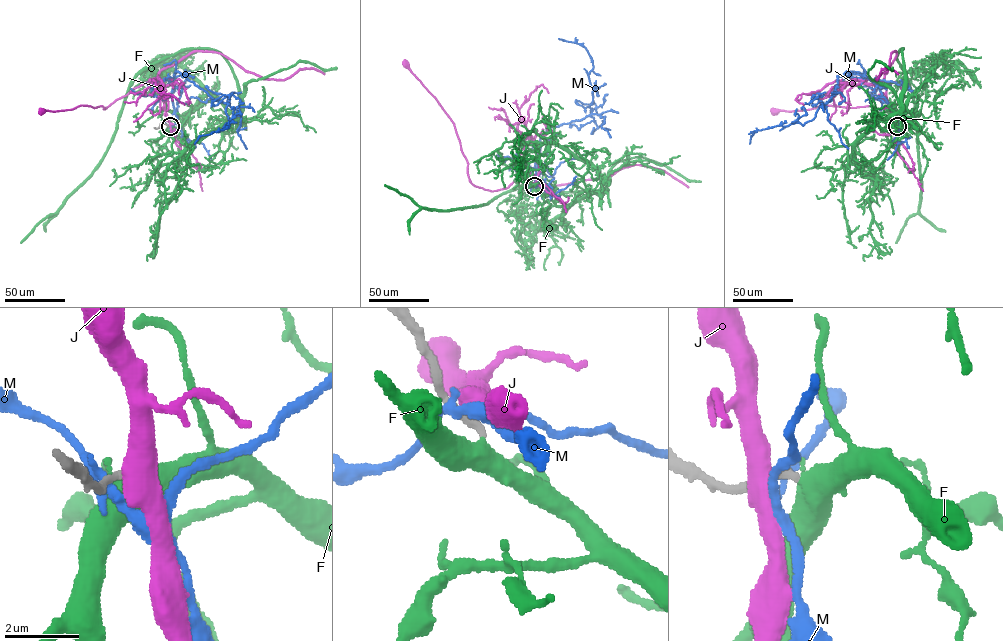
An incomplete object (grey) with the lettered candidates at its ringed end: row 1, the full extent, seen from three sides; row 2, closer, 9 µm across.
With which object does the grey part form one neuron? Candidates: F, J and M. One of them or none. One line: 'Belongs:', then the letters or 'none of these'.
Belongs: F

